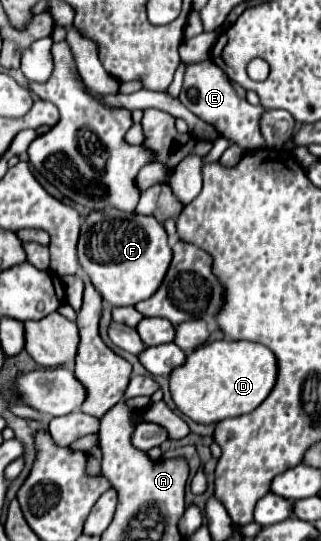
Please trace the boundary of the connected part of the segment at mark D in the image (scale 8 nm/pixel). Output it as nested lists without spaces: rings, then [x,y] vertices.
[[[215,340],[193,350],[183,366],[169,374],[171,396],[177,408],[199,424],[253,412],[273,390],[277,380],[277,360],[269,348],[249,340]]]

